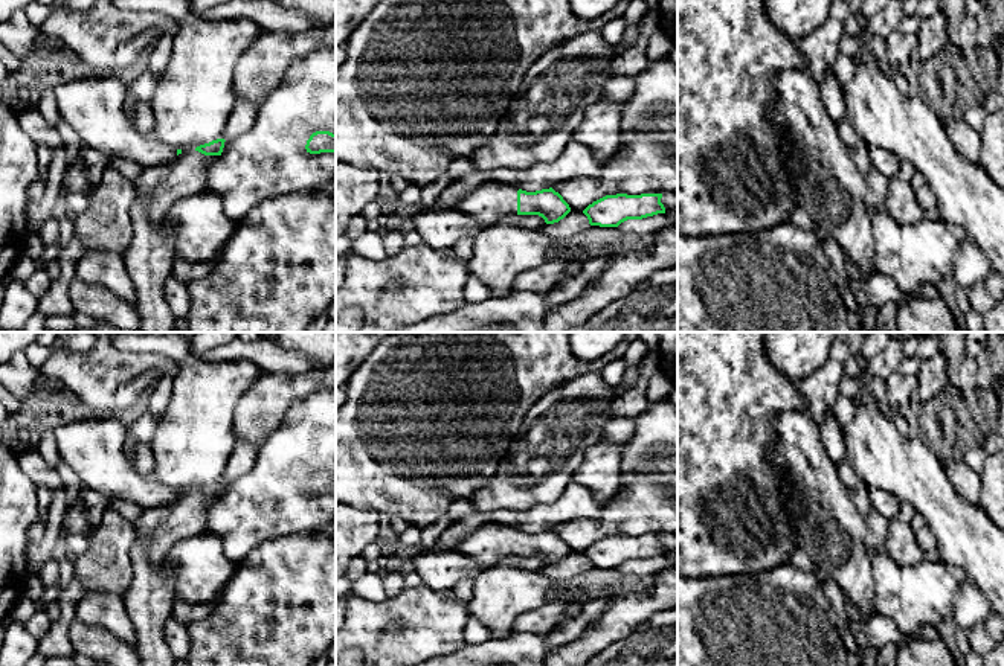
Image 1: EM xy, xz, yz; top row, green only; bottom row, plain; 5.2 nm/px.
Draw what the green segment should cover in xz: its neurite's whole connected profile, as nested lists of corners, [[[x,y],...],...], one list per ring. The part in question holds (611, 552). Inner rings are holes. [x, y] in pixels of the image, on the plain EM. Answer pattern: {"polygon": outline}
{"polygon": [[[662,535],[606,536],[589,546],[583,555],[587,558],[590,567],[618,568],[627,561],[642,561],[665,555],[661,540]]]}

